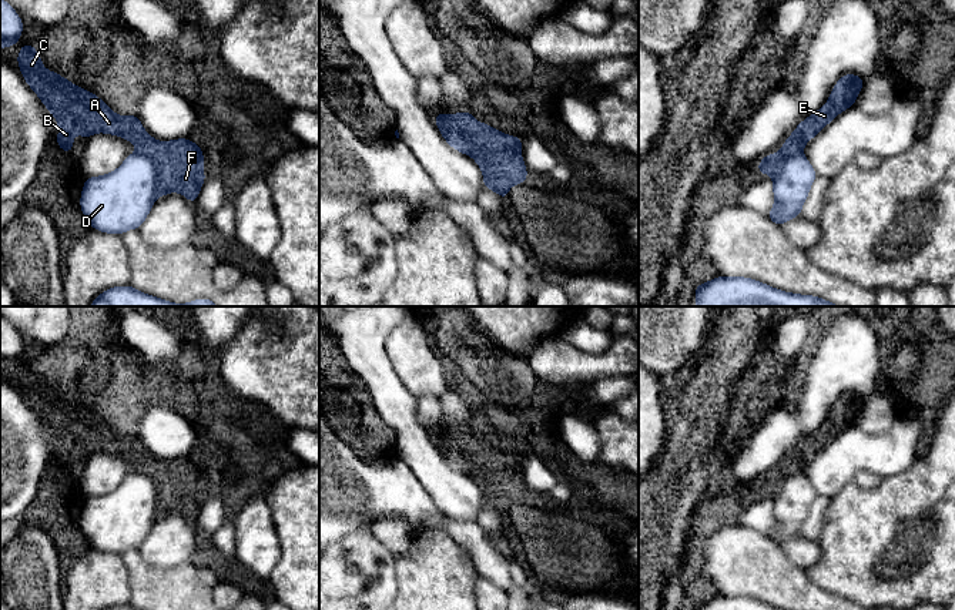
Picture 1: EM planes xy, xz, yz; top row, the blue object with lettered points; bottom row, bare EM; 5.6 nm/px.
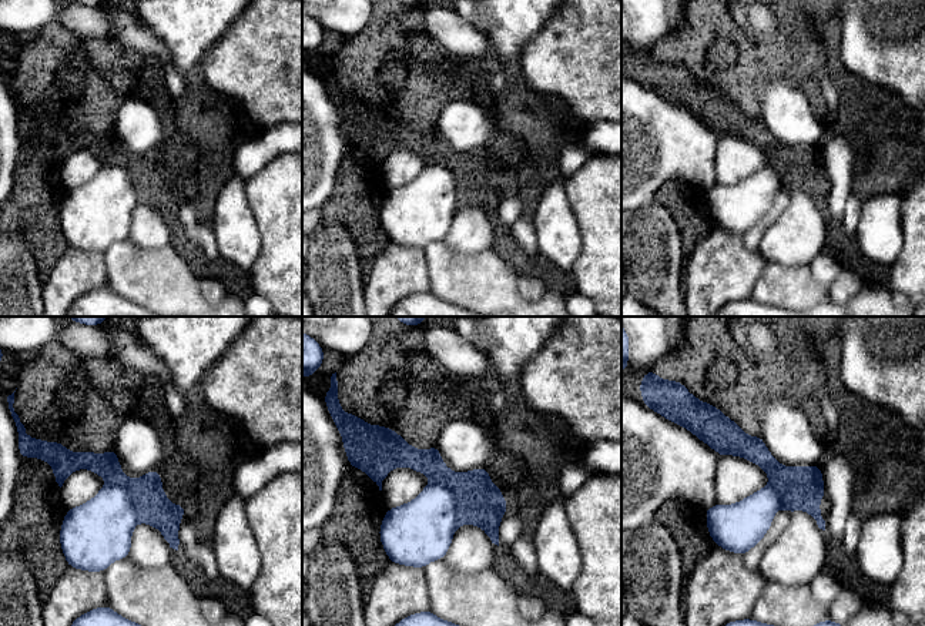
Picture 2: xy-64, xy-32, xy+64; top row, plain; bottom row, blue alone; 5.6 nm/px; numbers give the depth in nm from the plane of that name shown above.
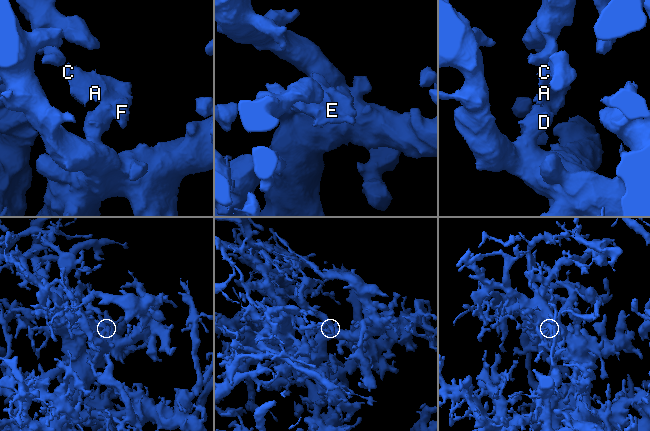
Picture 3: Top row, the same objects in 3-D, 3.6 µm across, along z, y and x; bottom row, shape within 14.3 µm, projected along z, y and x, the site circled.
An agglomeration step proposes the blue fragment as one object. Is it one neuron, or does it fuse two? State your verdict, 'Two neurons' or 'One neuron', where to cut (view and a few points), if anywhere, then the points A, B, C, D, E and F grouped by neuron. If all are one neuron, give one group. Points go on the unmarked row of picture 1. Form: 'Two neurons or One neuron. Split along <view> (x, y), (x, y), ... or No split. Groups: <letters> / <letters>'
Two neurons. Split along xy (140, 468), (153, 479), (156, 512), (158, 515). Groups: A B C E F / D

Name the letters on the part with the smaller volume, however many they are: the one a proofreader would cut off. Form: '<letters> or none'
A, B, C, E, F

